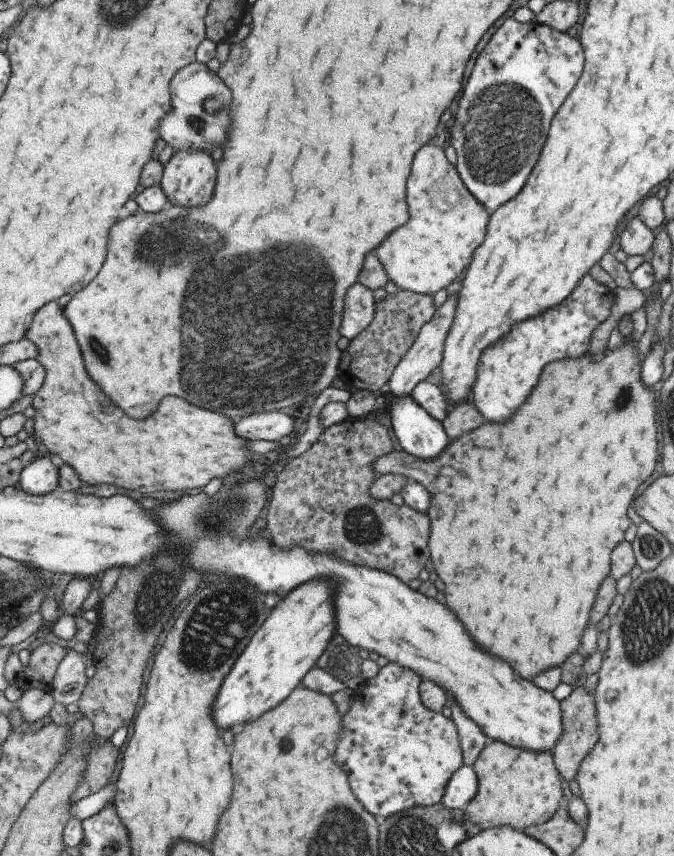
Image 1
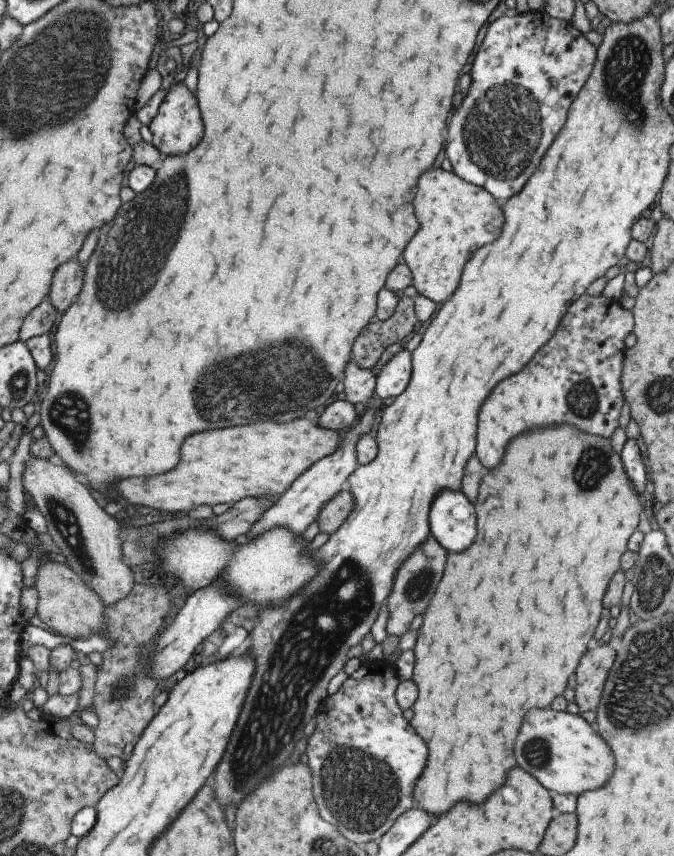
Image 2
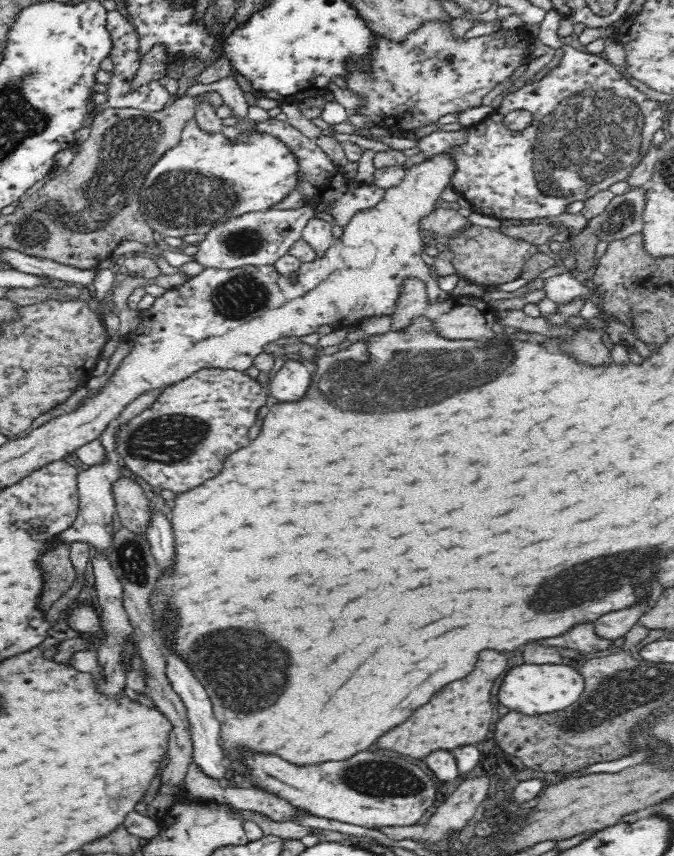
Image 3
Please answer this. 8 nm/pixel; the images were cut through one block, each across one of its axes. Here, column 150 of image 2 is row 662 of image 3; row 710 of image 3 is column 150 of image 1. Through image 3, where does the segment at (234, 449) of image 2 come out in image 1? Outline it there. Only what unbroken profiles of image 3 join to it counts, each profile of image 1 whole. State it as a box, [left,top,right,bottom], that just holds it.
[25,302,253,492]

